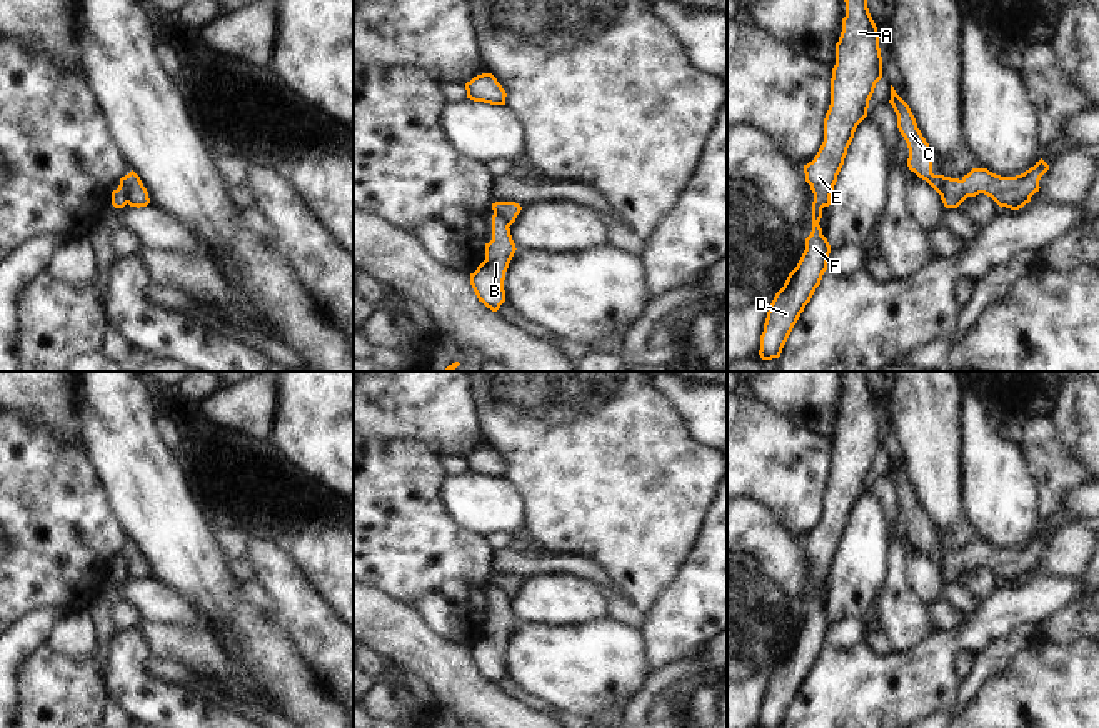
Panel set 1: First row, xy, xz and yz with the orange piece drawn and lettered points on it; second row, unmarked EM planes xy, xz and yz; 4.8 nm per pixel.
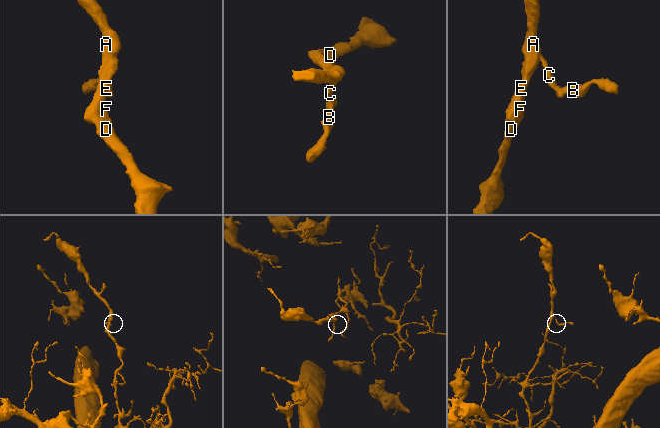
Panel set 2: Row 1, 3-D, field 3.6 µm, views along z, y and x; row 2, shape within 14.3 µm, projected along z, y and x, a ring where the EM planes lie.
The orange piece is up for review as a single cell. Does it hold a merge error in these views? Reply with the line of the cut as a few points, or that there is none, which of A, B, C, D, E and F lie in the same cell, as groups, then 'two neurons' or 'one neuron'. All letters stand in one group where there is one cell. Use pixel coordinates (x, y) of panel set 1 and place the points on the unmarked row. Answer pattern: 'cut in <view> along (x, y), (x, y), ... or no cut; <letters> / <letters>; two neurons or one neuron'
cut in xy along (120, 555), (129, 575); A C D E F / B; two neurons

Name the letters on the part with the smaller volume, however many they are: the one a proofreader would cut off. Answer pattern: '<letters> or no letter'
B

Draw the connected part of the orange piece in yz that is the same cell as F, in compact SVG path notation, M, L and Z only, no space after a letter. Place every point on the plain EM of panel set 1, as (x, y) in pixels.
M844 371L846 390L836 416L836 438L831 451L831 478L824 491L824 515L812 535L804 538L805 555L814 566L812 605L797 640L775 666L759 728L780 728L815 661L827 643L831 618L819 598L822 581L831 578L837 548L857 498L867 490L869 473L882 451L882 430L877 400L869 386L867 371Z

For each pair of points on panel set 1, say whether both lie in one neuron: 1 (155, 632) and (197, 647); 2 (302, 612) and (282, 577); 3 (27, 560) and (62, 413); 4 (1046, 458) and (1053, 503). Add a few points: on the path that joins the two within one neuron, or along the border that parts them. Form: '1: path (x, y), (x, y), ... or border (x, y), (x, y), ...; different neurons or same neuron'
1: path (165, 642), (187, 645); same neuron
2: path (296, 603), (286, 585); same neuron
3: border (22, 417), (55, 427), (79, 442); different neurons
4: path (1053, 470), (1053, 492); same neuron

